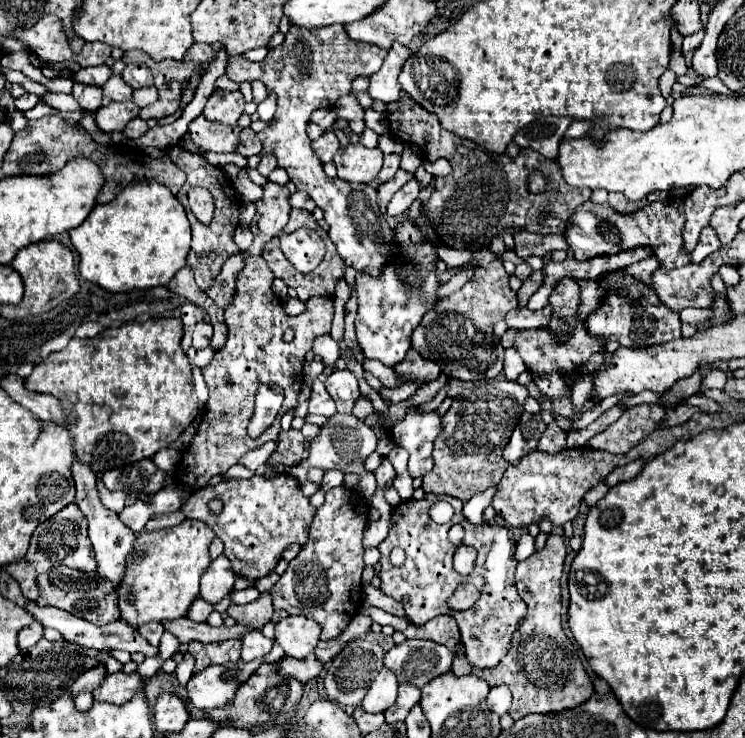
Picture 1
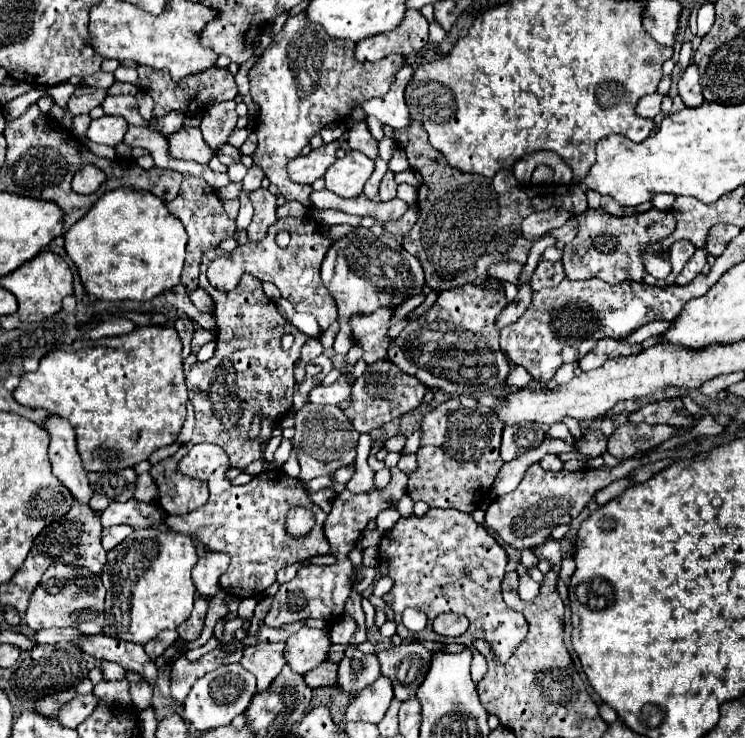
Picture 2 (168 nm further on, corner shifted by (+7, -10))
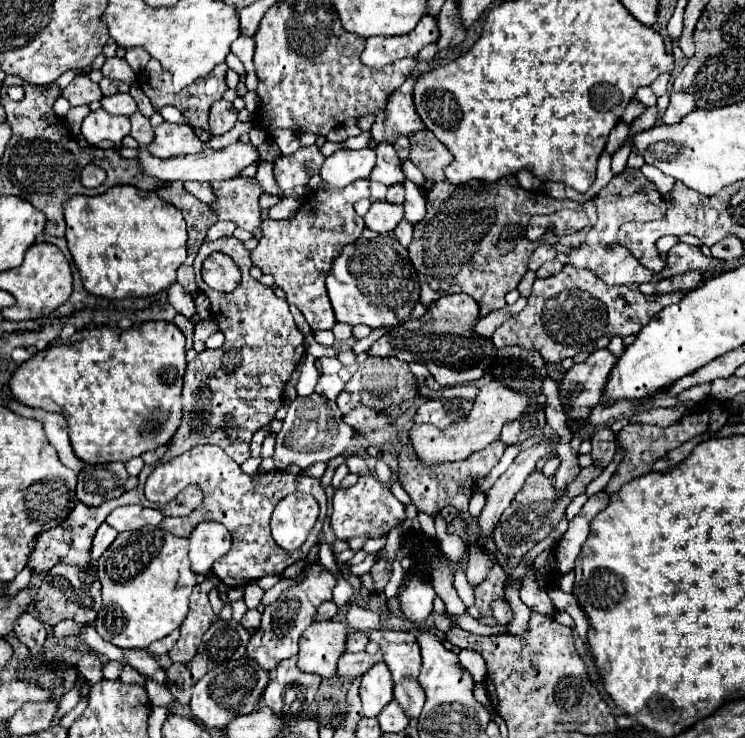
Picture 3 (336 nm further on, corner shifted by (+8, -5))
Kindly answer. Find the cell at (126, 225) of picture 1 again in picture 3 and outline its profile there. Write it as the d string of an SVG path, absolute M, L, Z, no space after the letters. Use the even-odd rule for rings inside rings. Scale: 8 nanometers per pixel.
M116 185L100 195L78 195L66 201L66 239L86 291L108 299L148 297L176 283L176 269L186 261L186 221L180 209L162 201L154 191L140 191L132 185Z

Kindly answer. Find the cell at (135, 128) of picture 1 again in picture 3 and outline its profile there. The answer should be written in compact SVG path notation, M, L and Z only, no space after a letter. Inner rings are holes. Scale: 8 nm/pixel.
M136 111L134 115L130 115L130 121L132 121L132 129L130 129L130 135L142 145L146 147L150 141L152 141L152 125L150 125L150 119L144 117L140 111Z

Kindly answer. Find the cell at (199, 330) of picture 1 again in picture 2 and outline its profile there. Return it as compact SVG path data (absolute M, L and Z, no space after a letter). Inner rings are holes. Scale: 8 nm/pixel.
M197 328L195 334L193 334L193 340L191 340L191 354L197 354L199 348L201 348L203 344L207 344L211 338L213 338L213 332L209 332L209 330L205 330L205 328Z

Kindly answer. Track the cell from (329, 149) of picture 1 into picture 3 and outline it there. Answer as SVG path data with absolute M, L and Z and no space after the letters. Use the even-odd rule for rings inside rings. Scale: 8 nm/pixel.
M302 147L288 157L278 157L274 161L274 179L280 191L304 187L312 175L320 171L324 155L320 147Z

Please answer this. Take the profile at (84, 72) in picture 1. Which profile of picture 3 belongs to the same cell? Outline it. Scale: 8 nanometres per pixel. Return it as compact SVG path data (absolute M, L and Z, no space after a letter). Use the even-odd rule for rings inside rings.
M110 57L110 59L106 59L106 63L104 63L104 67L102 67L102 73L104 73L104 77L108 77L108 79L118 79L118 81L126 81L128 85L136 79L136 73L130 69L130 65L124 61L124 59L120 59L120 57Z

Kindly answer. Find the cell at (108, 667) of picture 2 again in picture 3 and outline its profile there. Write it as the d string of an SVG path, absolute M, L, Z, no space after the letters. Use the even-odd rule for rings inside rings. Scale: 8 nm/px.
M82 657L78 661L78 671L90 685L102 681L102 671L100 669L102 669L102 663L96 657Z

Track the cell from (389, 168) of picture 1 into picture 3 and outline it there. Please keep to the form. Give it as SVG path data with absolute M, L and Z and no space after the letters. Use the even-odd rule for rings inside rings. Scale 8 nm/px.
M392 185L392 187L388 187L386 201L388 201L388 203L402 205L402 203L404 203L404 187L402 187L402 185Z

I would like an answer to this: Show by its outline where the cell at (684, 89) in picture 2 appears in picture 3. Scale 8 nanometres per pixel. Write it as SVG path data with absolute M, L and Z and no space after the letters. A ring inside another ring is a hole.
M672 93L670 95L670 105L662 115L662 123L664 125L674 125L676 121L682 121L682 117L686 117L686 113L694 111L694 97L690 97L690 93Z

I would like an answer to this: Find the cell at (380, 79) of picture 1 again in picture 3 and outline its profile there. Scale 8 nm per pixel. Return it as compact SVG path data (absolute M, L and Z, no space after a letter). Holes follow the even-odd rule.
M408 77L402 87L390 95L386 109L376 115L376 121L372 125L372 139L376 143L394 145L400 135L410 137L412 133L426 129L414 107L414 83L416 79Z

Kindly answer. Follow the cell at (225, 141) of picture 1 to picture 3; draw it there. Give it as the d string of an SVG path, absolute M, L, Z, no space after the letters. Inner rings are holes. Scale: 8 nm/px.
M162 123L154 129L154 141L146 145L148 153L160 159L168 159L174 155L190 155L200 153L204 149L202 141L196 137L196 133L190 129L190 125L172 125Z

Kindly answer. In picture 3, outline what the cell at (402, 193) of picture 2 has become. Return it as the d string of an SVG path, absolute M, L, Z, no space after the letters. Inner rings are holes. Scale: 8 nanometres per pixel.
M406 181L406 201L404 201L404 219L412 225L416 225L418 221L422 221L422 217L426 215L426 197L422 193L422 189L412 183Z

